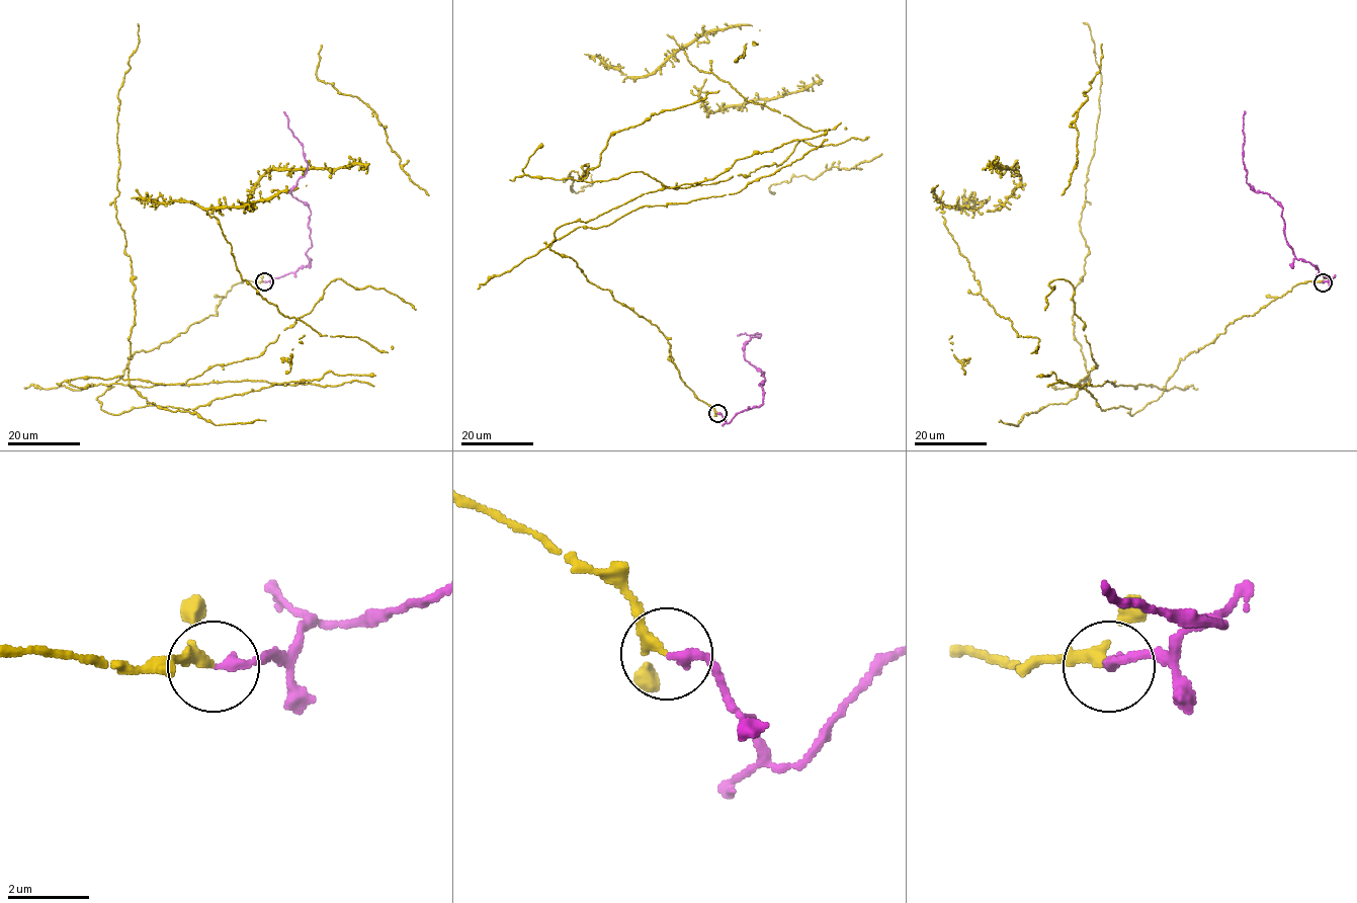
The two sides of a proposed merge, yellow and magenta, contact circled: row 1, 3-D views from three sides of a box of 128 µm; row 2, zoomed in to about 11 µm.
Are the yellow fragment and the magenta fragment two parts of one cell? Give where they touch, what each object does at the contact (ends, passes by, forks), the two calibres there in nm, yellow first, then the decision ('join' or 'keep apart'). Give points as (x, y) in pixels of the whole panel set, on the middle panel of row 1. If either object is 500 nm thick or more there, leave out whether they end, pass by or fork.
(717, 413) | yellow passes by | magenta ends | 200/260 nm | join

